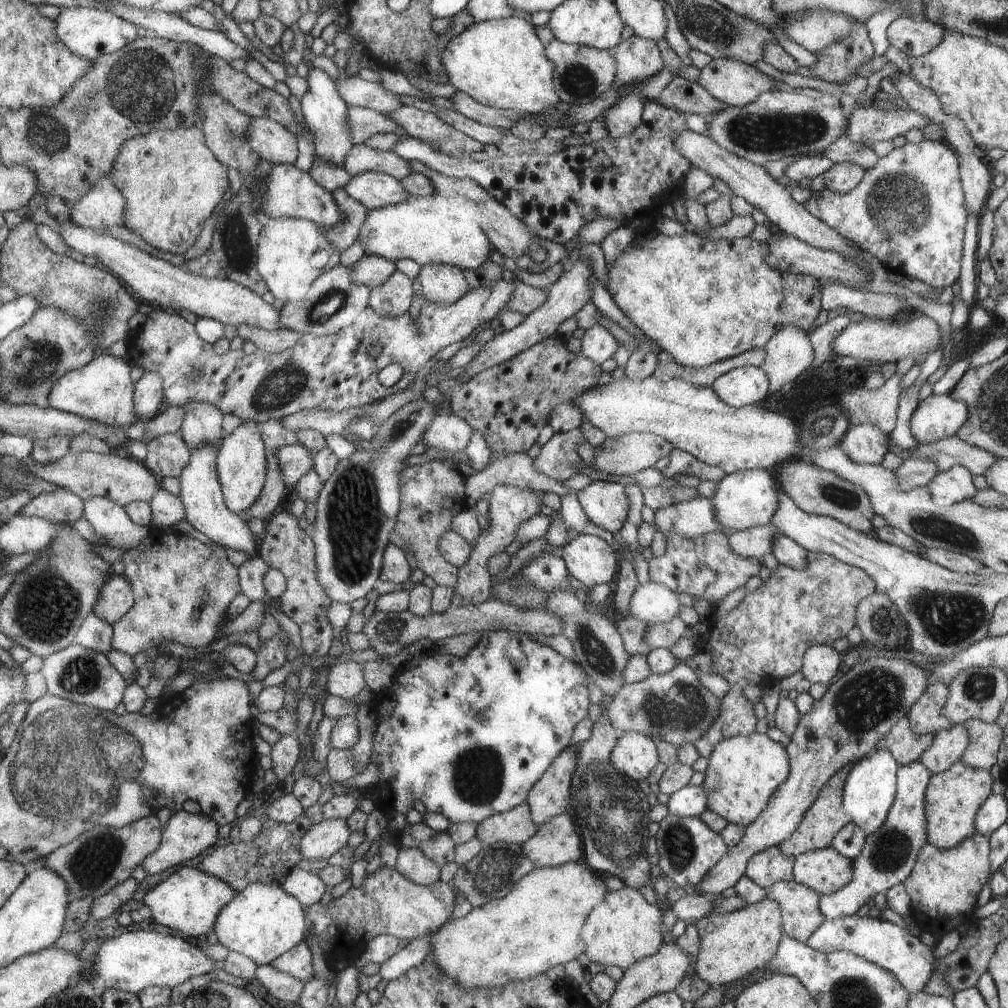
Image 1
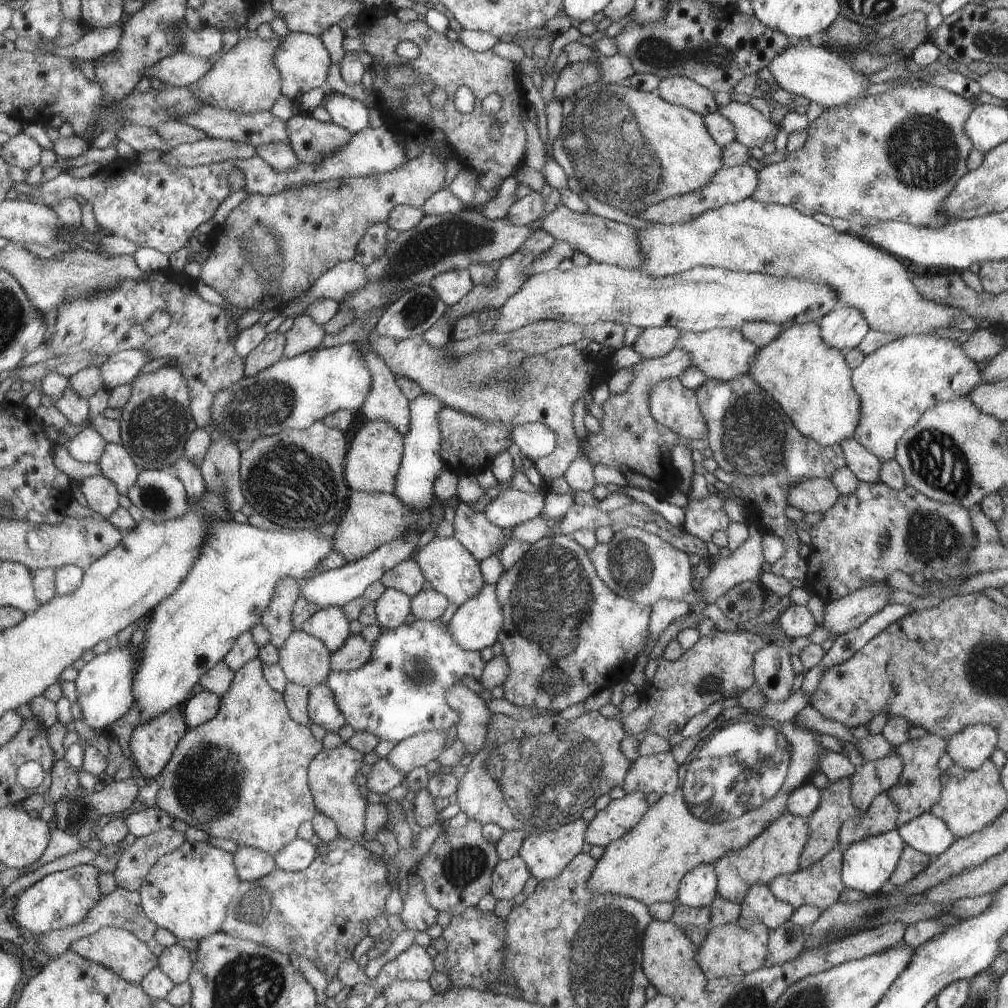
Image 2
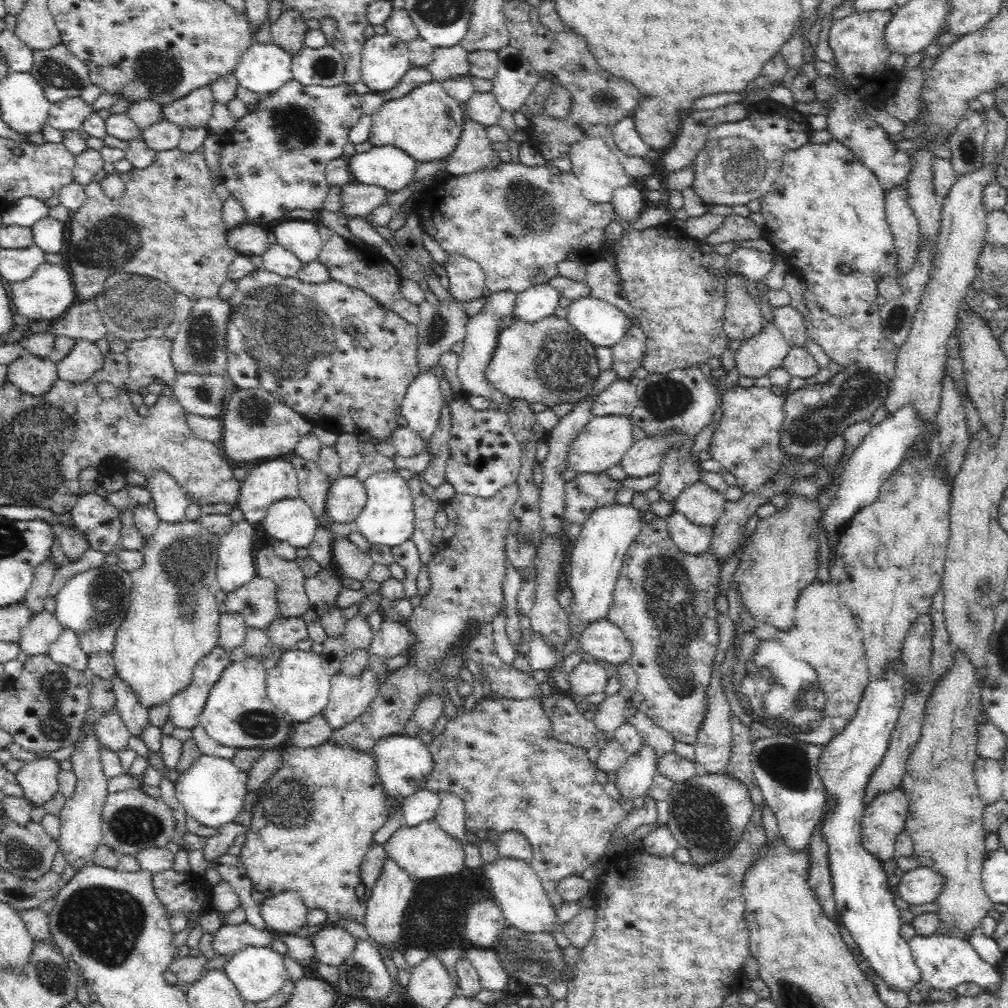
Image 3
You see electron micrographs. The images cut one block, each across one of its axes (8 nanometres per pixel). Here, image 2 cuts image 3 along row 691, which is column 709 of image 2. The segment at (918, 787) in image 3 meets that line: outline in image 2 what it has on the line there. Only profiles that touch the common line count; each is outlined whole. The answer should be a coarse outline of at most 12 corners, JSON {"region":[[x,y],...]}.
{"region":[[737,922],[708,930],[696,963],[708,979],[764,964],[768,927]]}

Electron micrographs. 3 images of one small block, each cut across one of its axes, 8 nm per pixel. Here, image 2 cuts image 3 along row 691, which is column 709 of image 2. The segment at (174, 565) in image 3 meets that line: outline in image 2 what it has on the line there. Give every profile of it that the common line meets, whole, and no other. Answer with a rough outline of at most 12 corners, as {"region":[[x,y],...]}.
{"region":[[595,81],[561,100],[573,175],[635,216],[723,167],[703,117]]}

